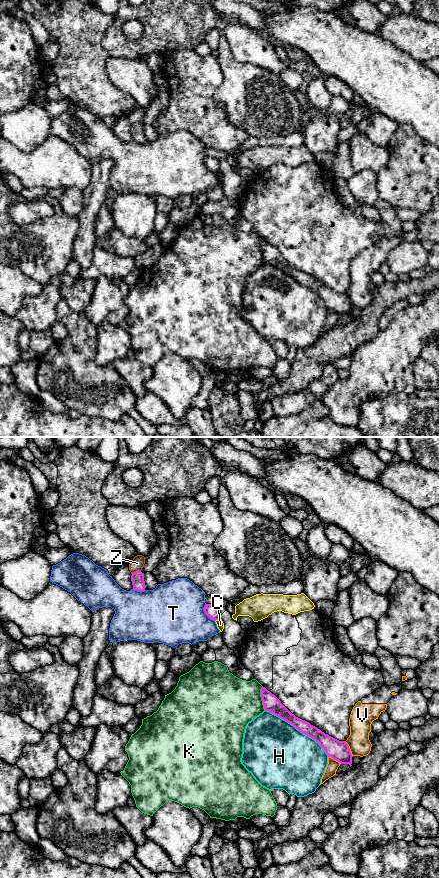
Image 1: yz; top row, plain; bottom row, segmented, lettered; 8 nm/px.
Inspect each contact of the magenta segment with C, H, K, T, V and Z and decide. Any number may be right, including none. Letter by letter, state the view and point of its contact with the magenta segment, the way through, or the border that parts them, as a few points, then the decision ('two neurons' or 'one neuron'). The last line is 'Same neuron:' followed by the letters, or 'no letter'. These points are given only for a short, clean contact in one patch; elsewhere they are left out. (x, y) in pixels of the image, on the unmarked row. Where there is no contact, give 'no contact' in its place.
C: yz (217, 171) | two neurons
H: yz (298, 281) | two neurons
K: yz (262, 250) | two neurons
T: yz (206, 166) | two neurons
V: yz (349, 301) | two neurons
Z: yz (136, 123) | along yz (140, 122), (131, 125) | two neurons
Same neuron: no letter

